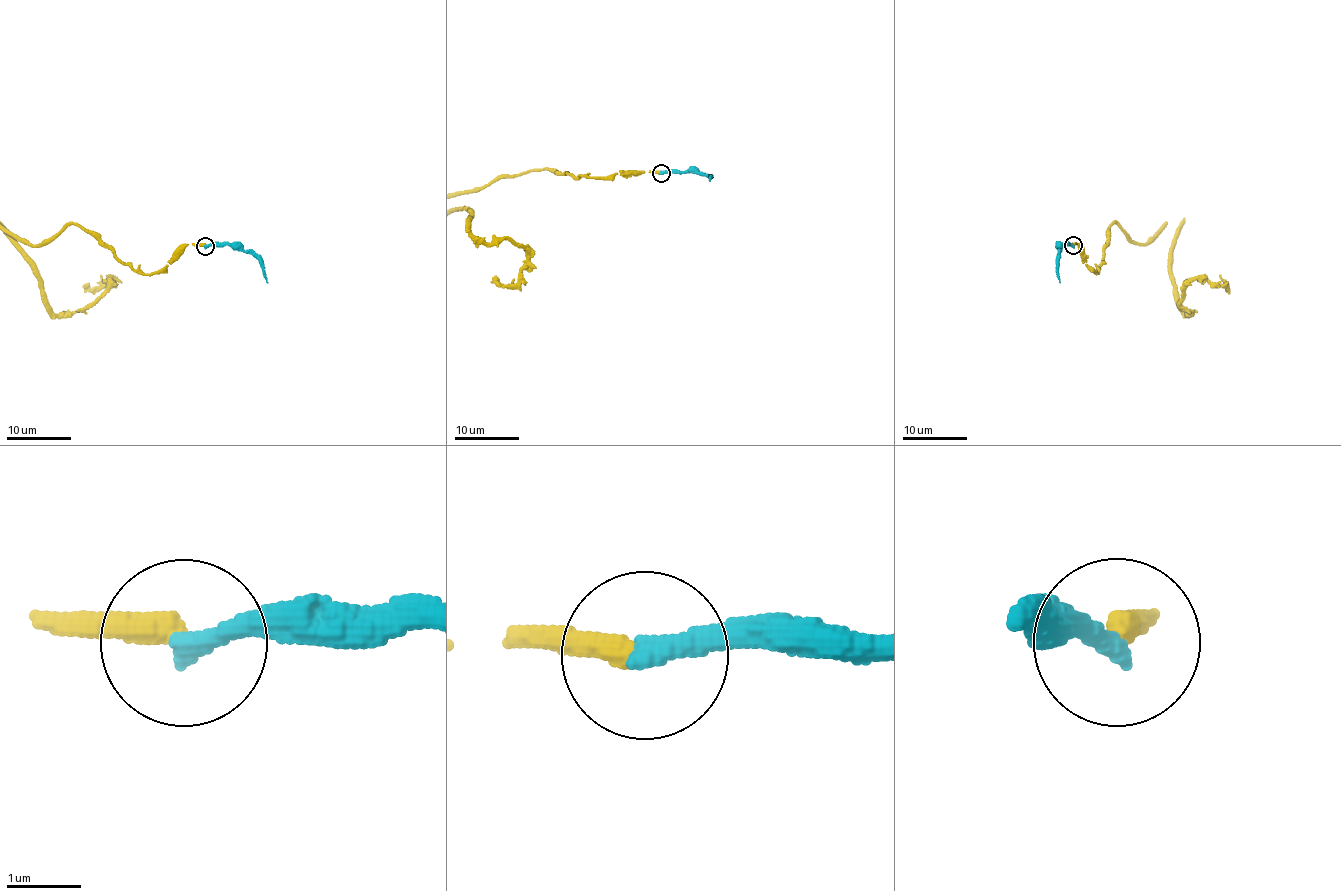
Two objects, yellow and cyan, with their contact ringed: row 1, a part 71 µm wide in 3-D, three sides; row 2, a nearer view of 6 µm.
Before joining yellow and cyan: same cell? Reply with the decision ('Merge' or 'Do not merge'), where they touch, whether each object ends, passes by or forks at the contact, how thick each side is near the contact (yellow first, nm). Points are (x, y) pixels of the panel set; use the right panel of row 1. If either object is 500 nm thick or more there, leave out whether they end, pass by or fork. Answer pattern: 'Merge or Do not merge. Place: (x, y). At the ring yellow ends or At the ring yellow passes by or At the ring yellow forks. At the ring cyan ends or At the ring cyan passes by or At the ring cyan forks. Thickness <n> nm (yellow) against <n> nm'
Do not merge. Place: (1073, 245). At the ring yellow ends. At the ring cyan ends. Thickness 340 nm (yellow) against 320 nm

